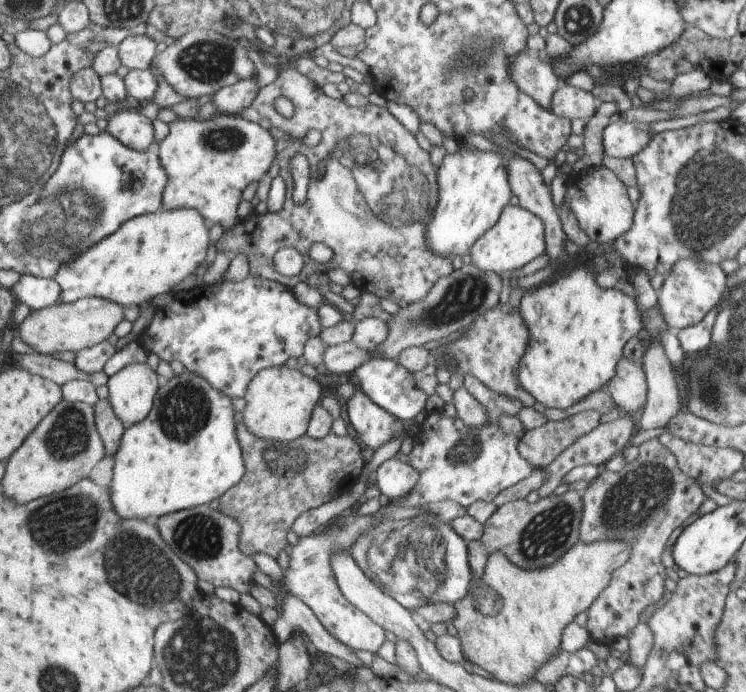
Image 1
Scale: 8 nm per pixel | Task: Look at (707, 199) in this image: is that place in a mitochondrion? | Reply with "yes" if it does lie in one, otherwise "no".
yes

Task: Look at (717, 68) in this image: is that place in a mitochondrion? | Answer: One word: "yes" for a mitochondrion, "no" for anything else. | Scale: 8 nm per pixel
no

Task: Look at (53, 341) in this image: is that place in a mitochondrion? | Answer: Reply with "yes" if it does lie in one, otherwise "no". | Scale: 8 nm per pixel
no

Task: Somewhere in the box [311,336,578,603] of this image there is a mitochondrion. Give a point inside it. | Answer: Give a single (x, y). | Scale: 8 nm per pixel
(548, 531)

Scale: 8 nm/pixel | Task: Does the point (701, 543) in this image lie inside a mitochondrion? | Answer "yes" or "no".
no

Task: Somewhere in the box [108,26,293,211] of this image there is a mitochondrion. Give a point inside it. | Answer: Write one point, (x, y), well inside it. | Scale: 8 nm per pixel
(205, 62)

